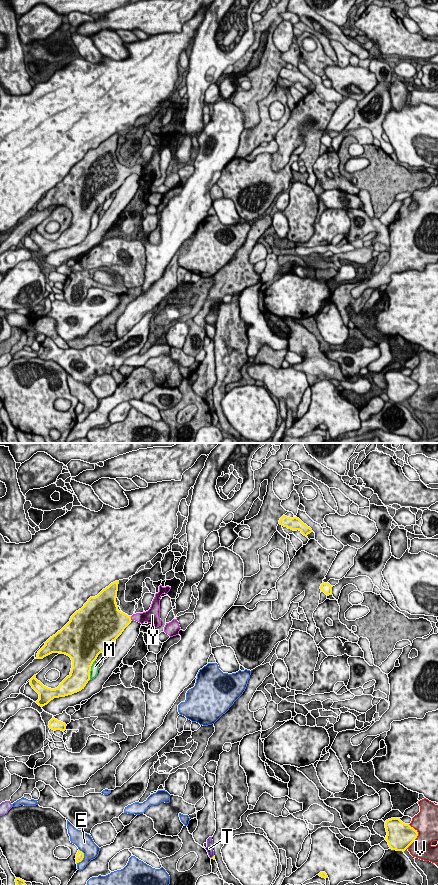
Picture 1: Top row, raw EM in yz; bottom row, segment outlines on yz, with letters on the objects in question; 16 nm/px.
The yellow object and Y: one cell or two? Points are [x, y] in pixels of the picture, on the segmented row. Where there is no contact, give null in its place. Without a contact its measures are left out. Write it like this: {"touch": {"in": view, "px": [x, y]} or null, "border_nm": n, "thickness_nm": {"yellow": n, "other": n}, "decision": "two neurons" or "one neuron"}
{"touch": {"in": "yz", "px": [130, 618]}, "border_nm": 80, "thickness_nm": {"yellow": 380, "other": 160}, "decision": "one neuron"}

